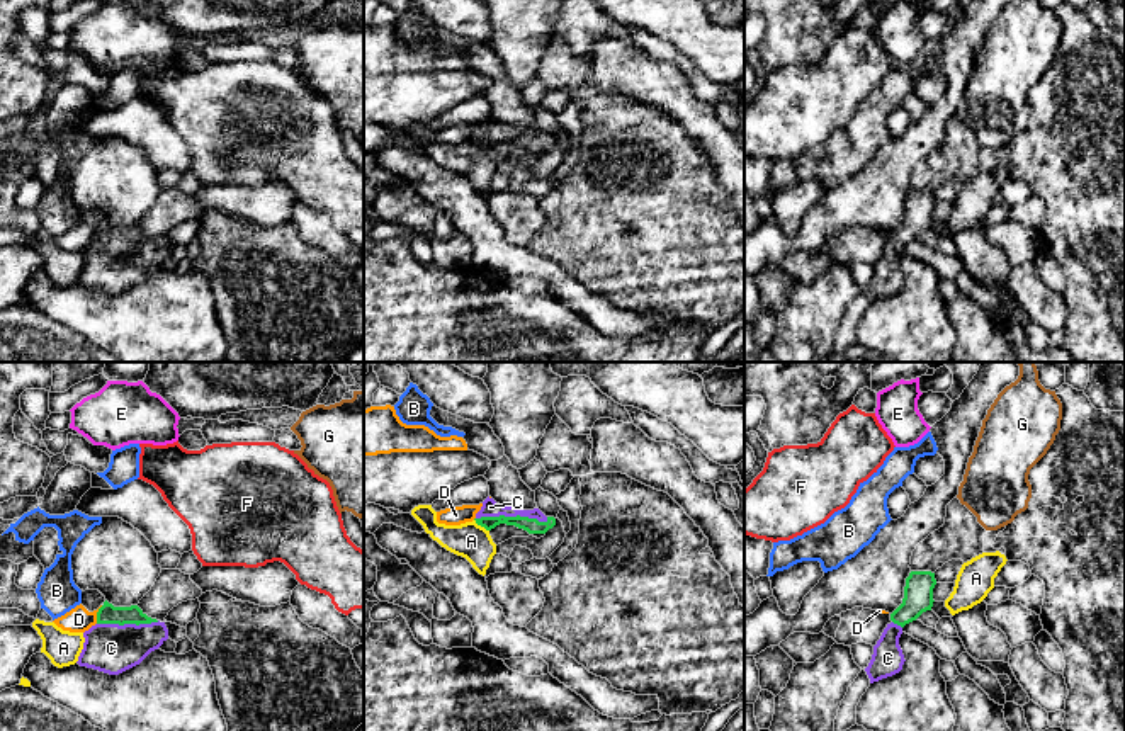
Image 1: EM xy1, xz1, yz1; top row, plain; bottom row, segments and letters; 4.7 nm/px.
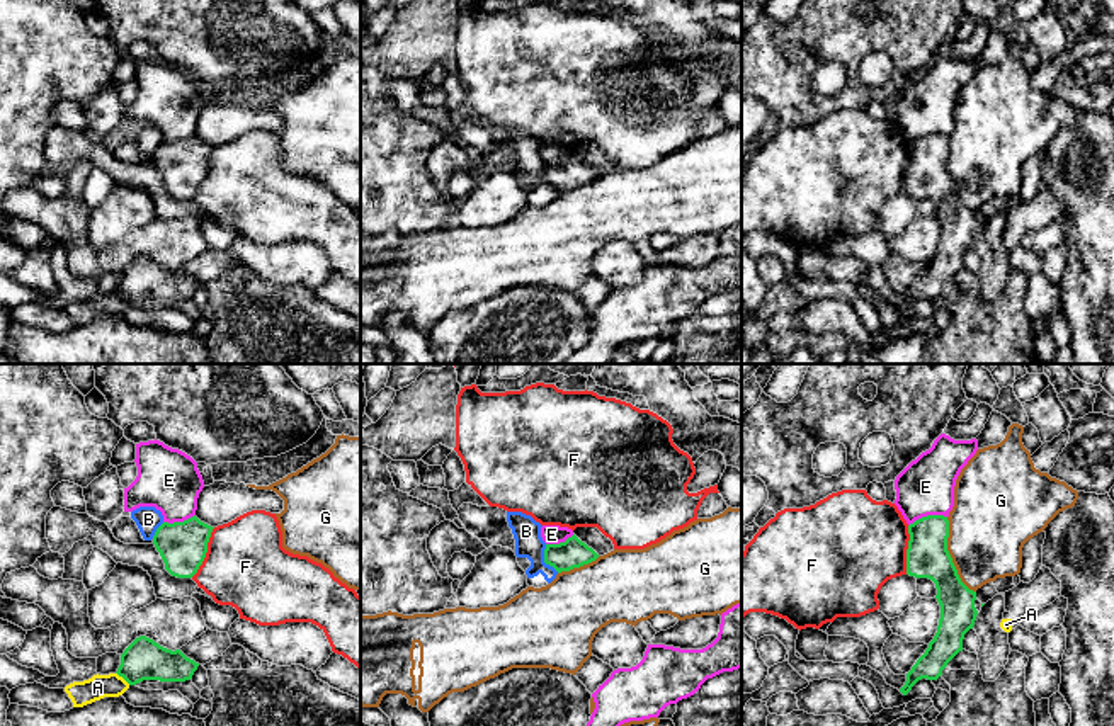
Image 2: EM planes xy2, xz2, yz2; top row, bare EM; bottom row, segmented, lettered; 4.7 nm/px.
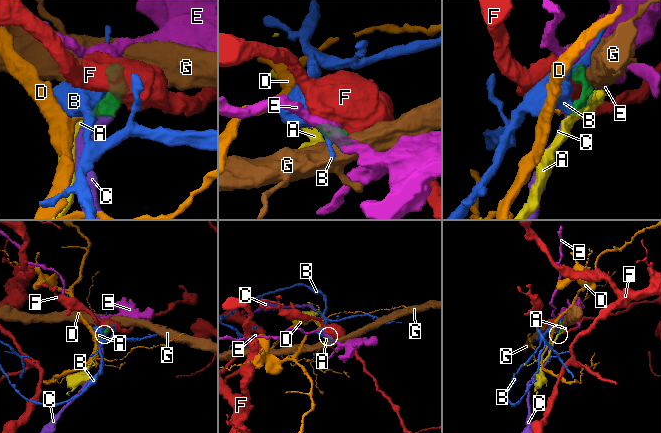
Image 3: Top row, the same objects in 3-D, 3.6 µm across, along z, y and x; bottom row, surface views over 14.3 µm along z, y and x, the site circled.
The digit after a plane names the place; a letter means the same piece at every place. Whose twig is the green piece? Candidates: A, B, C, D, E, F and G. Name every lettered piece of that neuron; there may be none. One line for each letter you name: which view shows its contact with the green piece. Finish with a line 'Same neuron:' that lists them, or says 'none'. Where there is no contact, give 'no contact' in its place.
C: xz1
Same neuron: C

